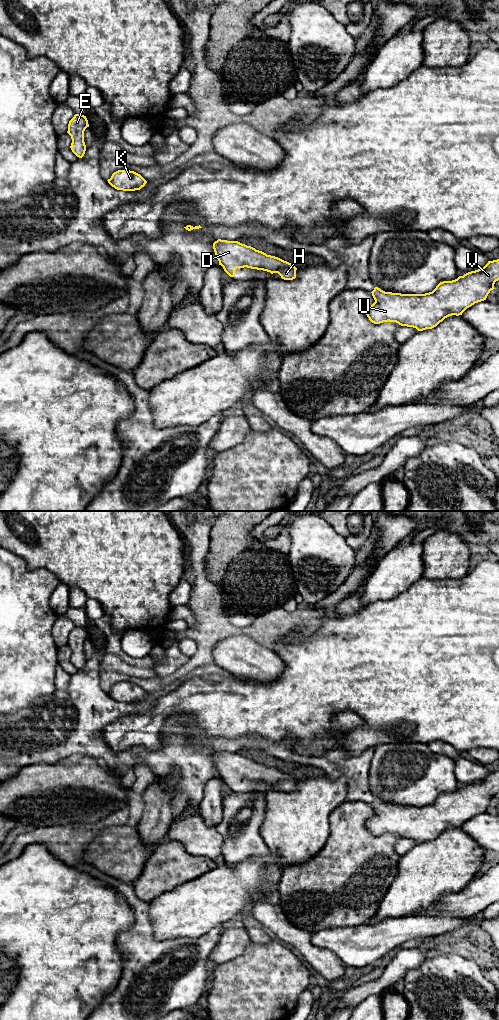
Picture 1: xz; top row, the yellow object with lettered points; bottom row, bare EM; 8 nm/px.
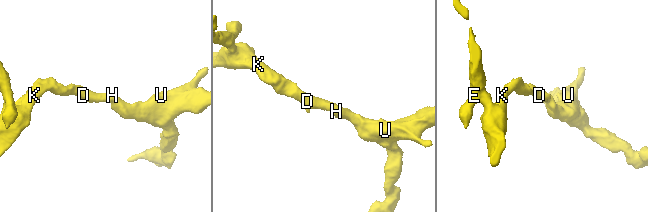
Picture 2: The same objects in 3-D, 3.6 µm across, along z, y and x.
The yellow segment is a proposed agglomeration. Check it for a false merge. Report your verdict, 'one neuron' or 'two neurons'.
one neuron

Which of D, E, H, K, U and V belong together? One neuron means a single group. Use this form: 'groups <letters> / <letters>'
groups D E H K U V

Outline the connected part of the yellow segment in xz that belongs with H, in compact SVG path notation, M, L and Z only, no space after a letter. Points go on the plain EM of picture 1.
M218 751L213 755L216 770L224 783L230 788L235 788L238 780L251 780L278 785L284 792L296 790L297 780L291 775L278 769L267 767L238 753L227 753Z

